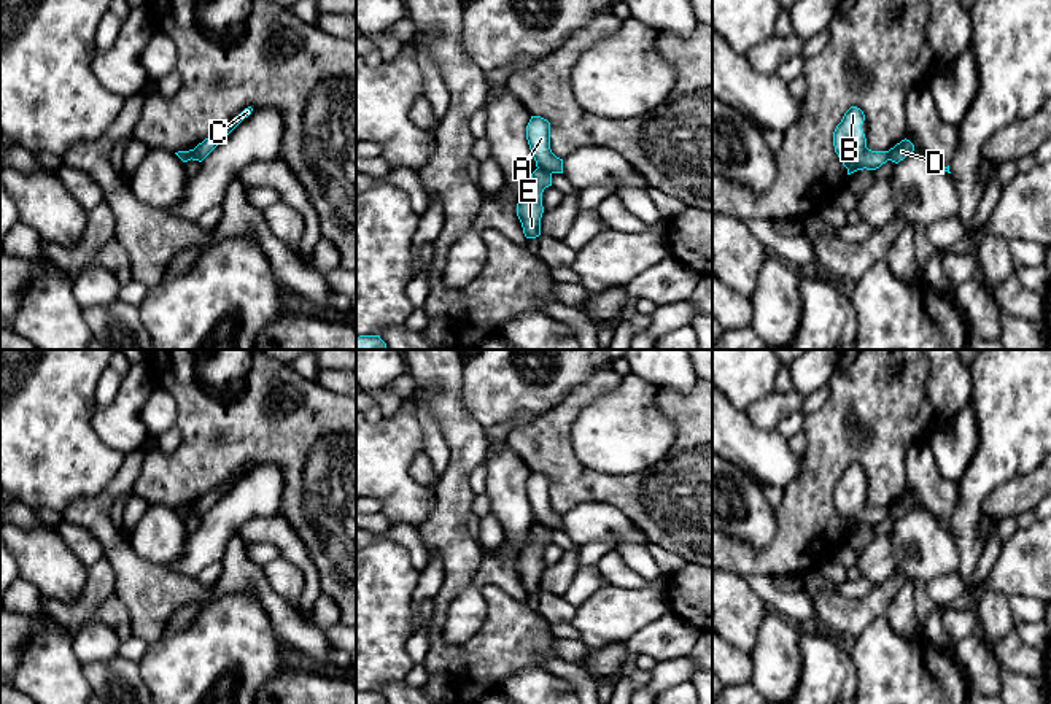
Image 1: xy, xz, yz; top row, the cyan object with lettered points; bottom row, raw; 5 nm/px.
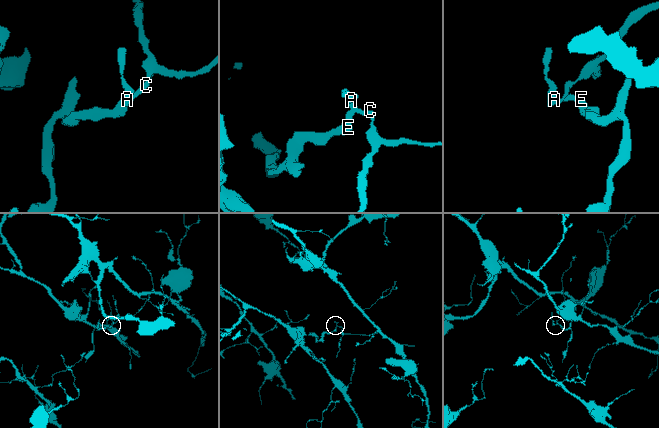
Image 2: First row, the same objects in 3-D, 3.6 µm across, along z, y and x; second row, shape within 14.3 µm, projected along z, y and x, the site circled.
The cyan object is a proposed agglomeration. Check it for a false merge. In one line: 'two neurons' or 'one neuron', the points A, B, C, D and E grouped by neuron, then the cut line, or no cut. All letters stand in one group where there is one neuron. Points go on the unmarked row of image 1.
two neurons; A B C / D E; cut in xz along (538, 523), (550, 529)

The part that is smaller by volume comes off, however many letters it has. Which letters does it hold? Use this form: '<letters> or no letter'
D, E

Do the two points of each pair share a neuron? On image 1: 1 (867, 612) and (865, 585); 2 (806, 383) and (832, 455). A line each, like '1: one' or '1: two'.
1: two
2: two

